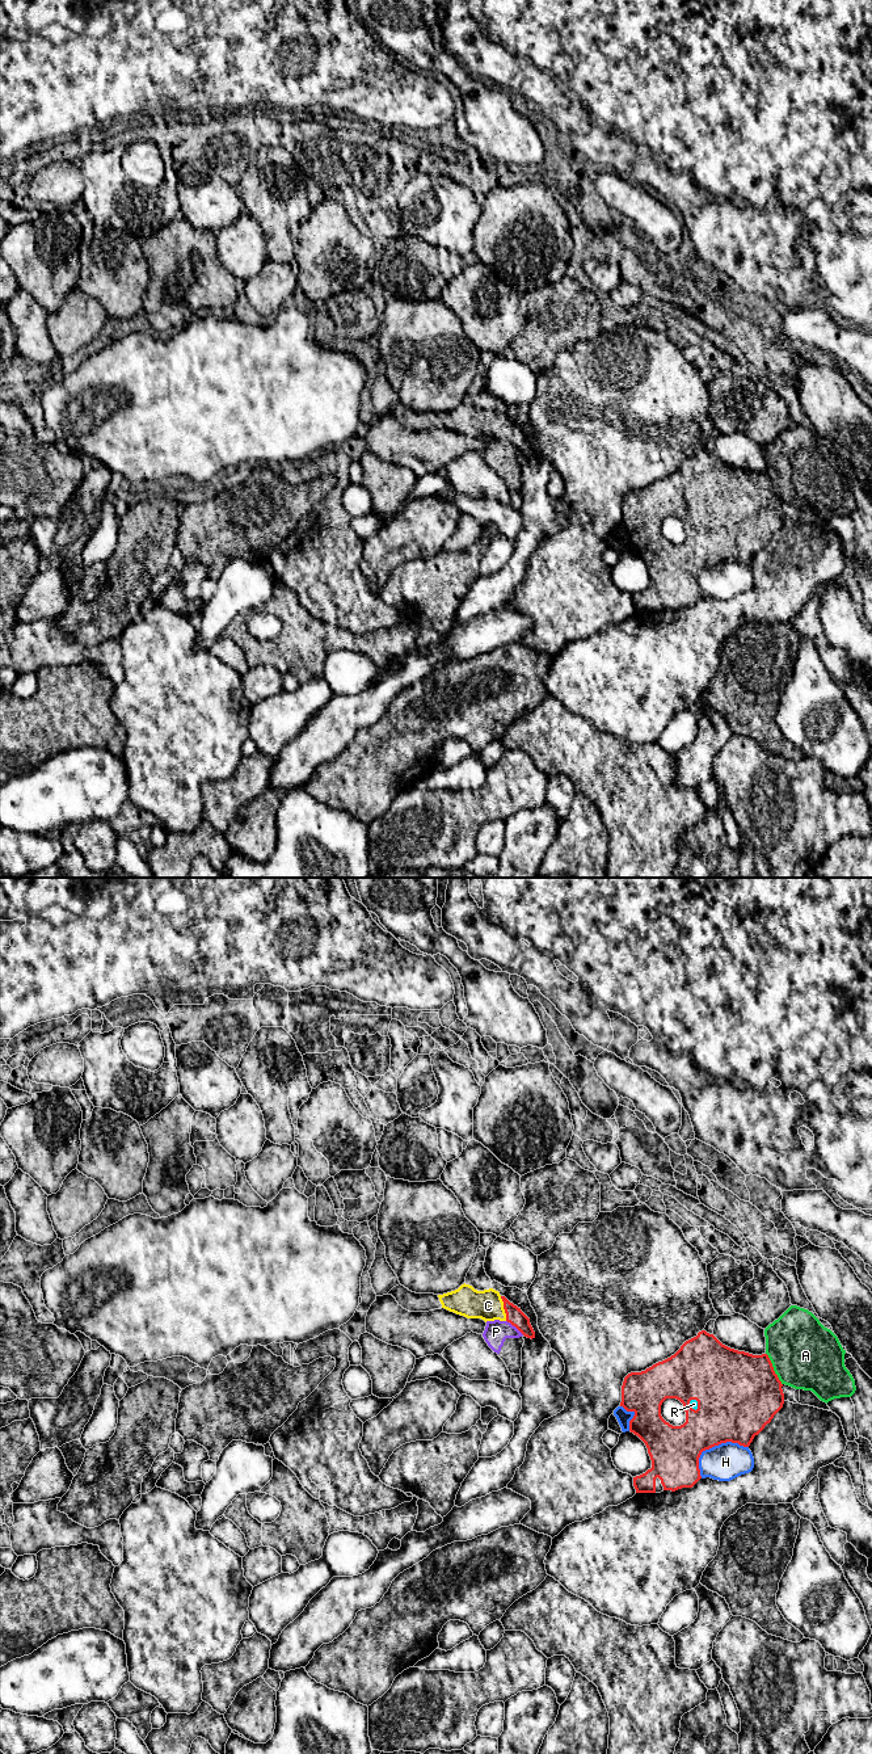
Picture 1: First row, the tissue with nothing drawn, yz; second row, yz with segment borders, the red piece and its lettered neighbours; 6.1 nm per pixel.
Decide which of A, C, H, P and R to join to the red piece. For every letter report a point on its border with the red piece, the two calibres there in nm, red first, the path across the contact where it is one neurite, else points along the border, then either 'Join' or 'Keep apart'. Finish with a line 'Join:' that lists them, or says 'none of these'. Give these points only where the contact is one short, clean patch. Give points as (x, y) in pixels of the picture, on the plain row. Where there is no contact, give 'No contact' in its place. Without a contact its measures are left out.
A: Touches red at yz (772, 487). Thickness 500 nm (red) against 420 nm. Keep apart
C: Touches red at yz (504, 427). Thickness 100 nm (red) against 190 nm. Path across: yz (514, 433), (504, 427), (488, 424). Join
H: Touches red at yz (712, 564). Thickness 400 nm (red) against 220 nm. Keep apart
P: Touches red at yz (515, 445). Thickness 100 nm (red) against 150 nm. Boundary: yz (506, 438), (523, 453). Keep apart
R: Touches red at yz (690, 524). Thickness 420 nm (red) against 50 nm. Path across: yz (731, 520), (711, 528), (690, 524), (694, 522). Join
Join: C, R

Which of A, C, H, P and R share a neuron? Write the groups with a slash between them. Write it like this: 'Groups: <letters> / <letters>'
Groups: A / C R / H / P

